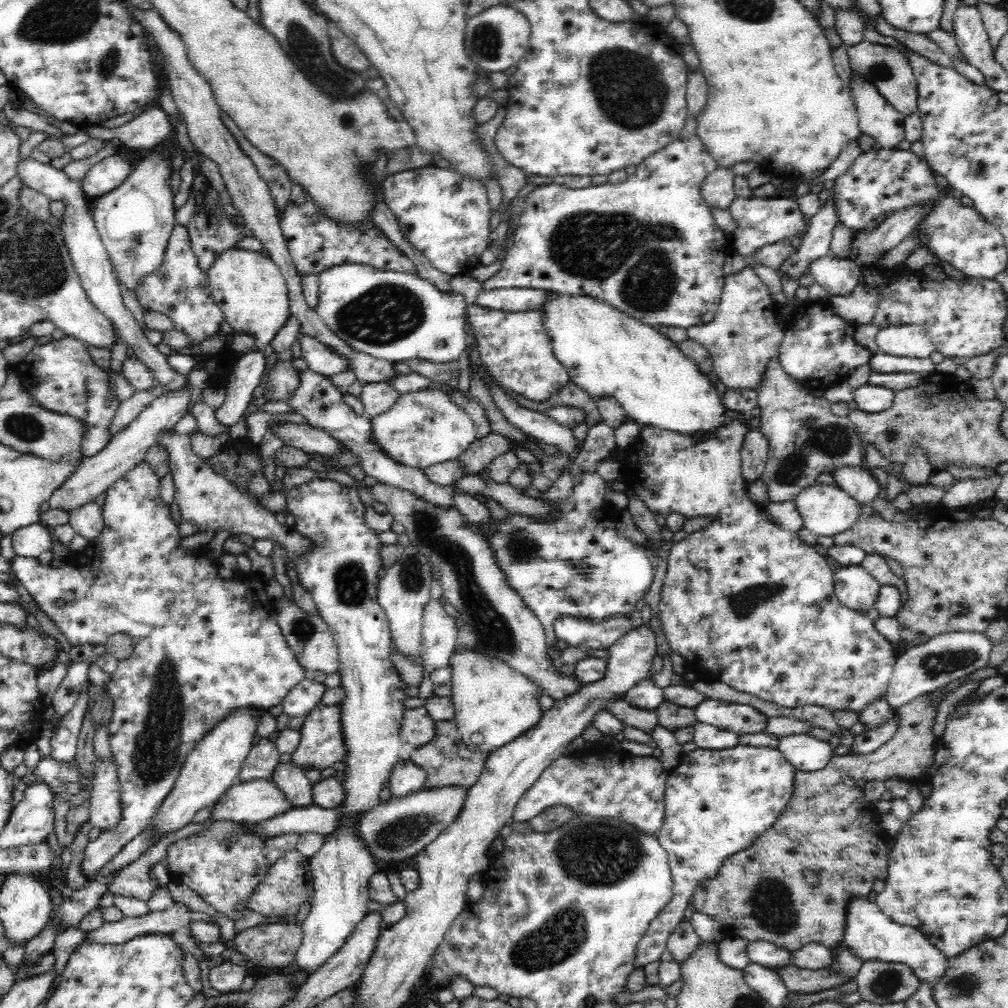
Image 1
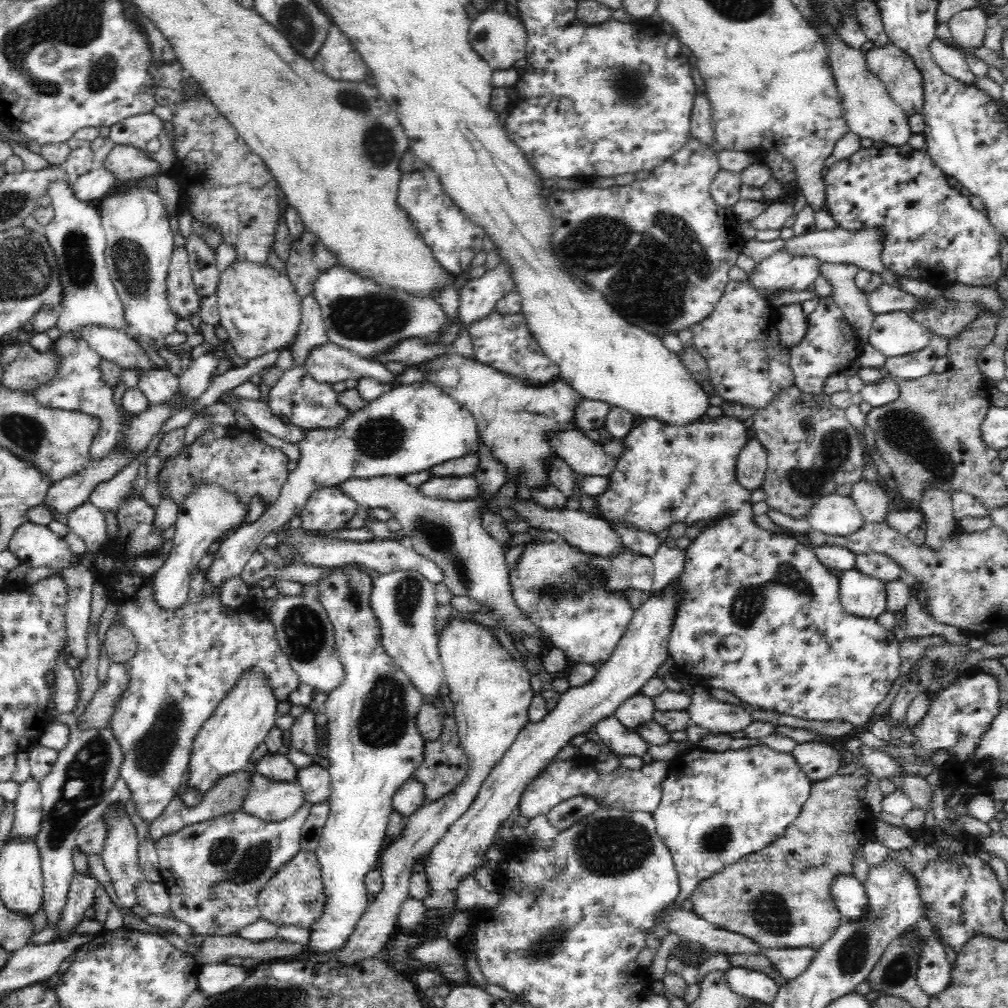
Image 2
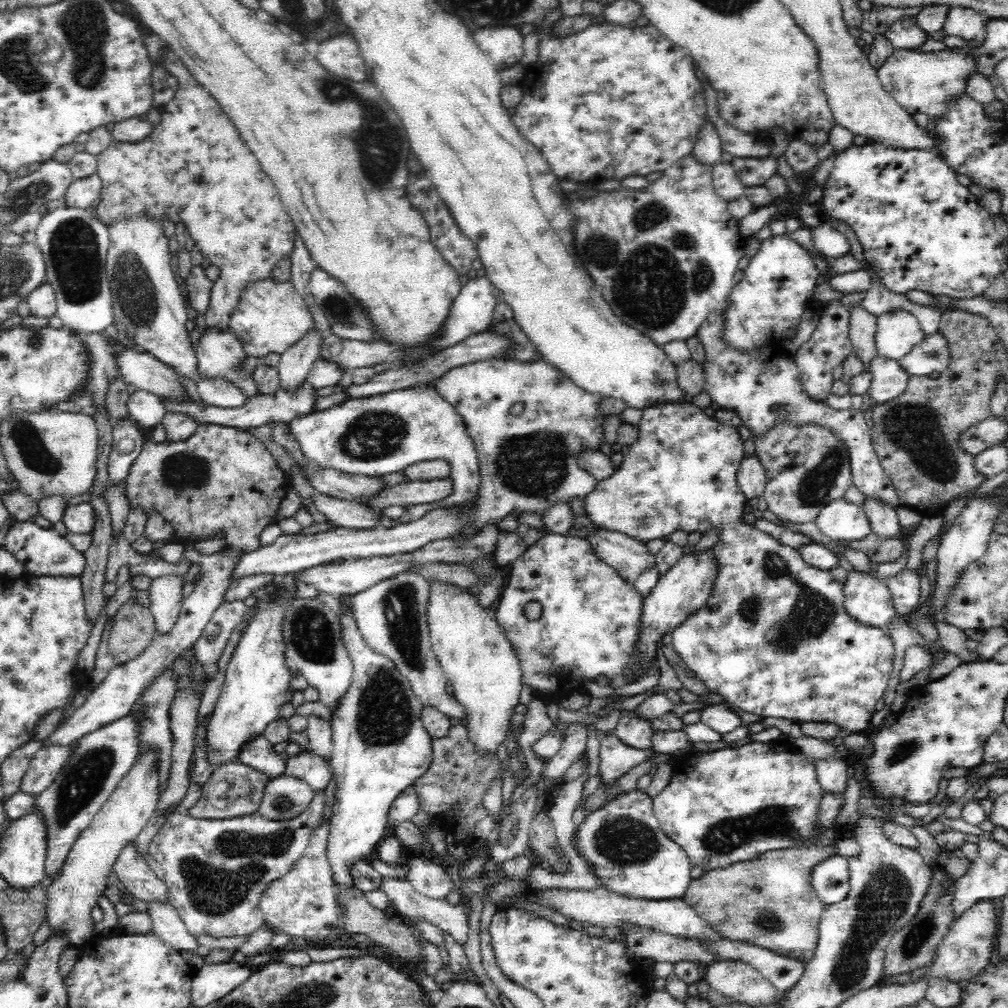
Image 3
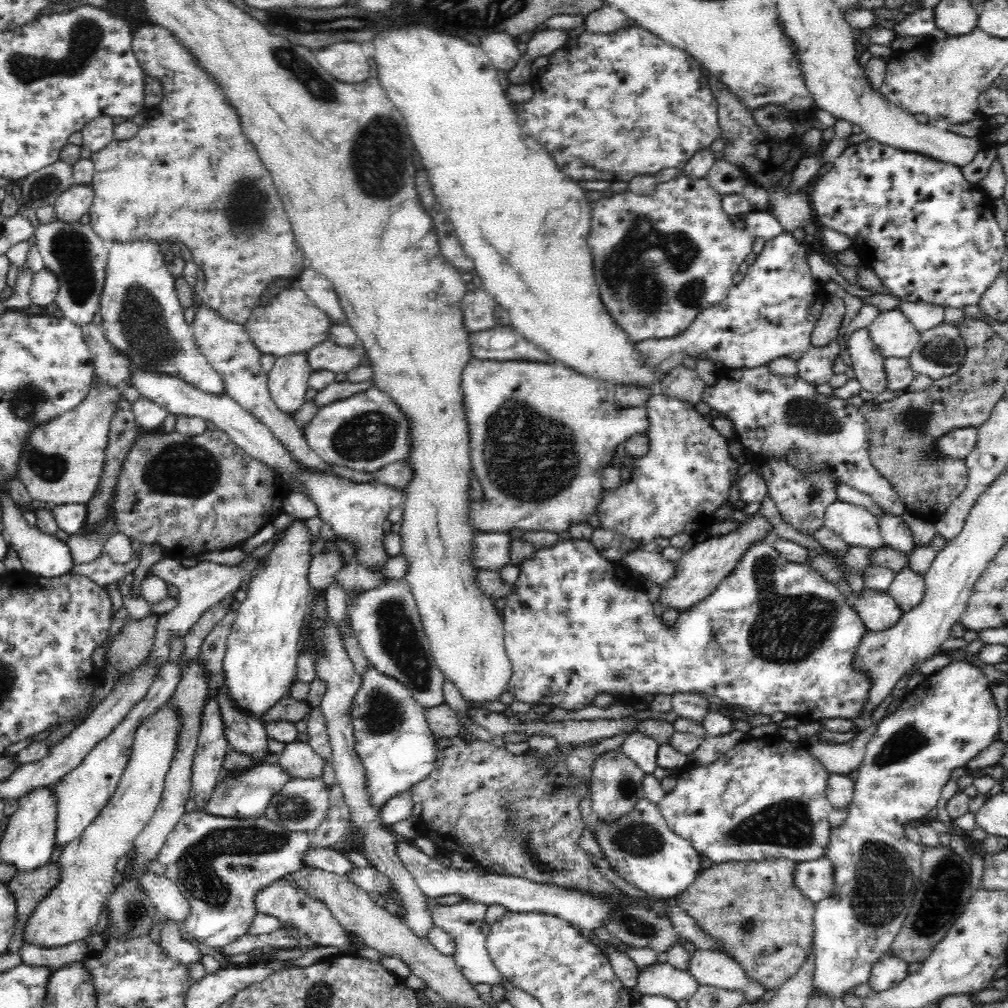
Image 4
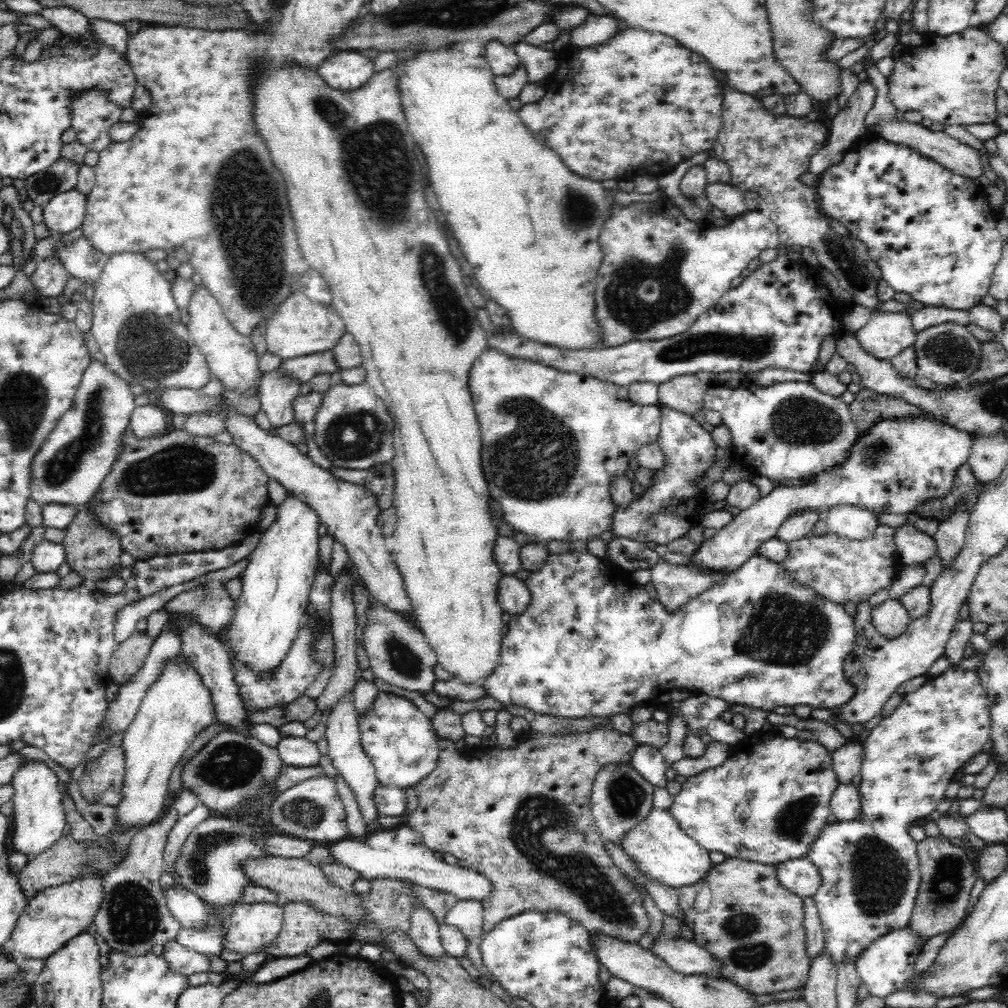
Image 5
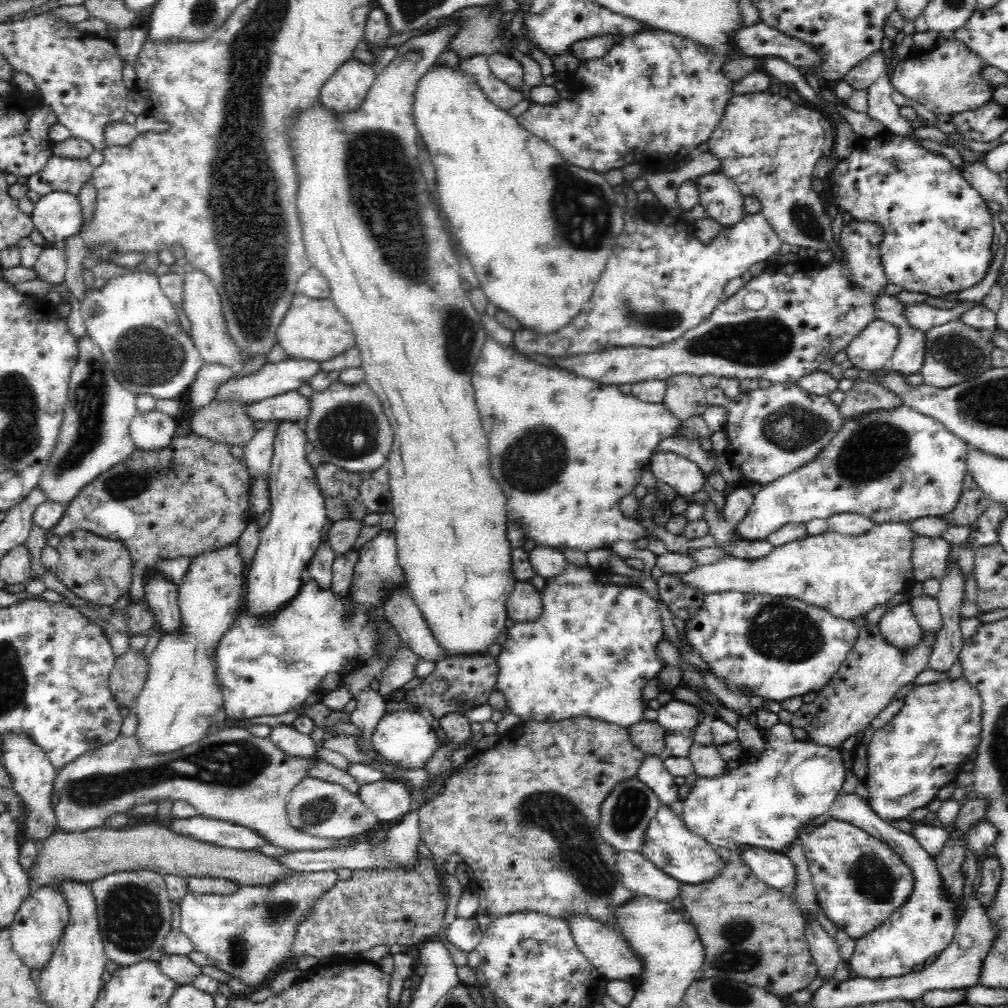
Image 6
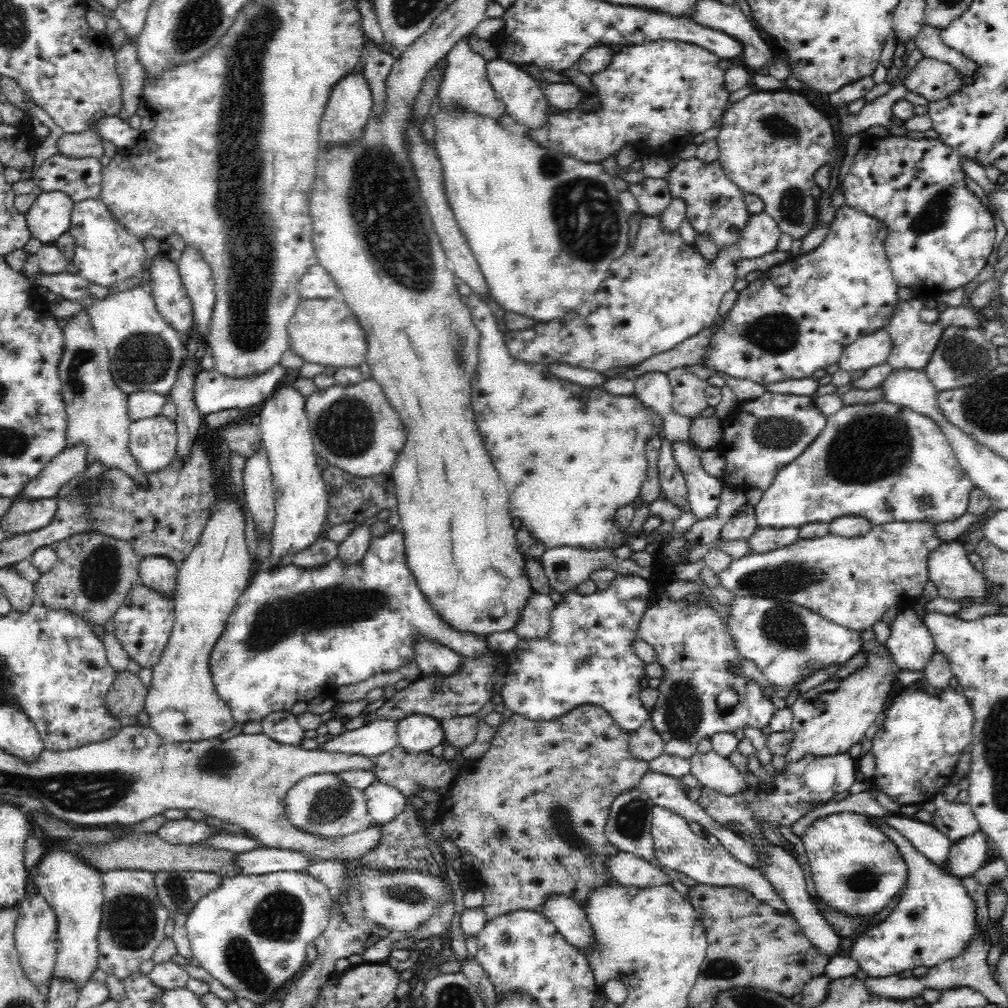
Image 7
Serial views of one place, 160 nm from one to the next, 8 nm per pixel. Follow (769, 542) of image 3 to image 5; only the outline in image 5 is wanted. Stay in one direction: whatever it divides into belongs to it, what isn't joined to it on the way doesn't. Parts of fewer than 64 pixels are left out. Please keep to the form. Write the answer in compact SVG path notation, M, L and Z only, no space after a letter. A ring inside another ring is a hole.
M658 404L662 413L662 424L659 437L656 442L660 445L665 456L665 467L655 474L654 482L651 487L646 488L640 496L635 498L629 507L617 507L613 516L613 534L618 537L629 538L638 542L656 542L656 544L670 544L677 538L686 536L687 530L700 521L695 507L702 506L707 499L700 489L696 489L694 480L700 478L700 474L704 474L708 468L712 466L714 458L717 456L718 450L712 441L709 432L704 430L700 423L692 419L691 415L668 409L664 405ZM588 552L560 554L560 556L551 554L548 564L540 572L532 573L525 582L532 594L532 601L524 614L513 616L506 625L496 666L481 682L486 697L496 699L501 704L522 706L536 714L558 718L596 716L610 719L616 714L630 716L636 706L652 700L658 700L660 705L678 705L695 695L720 698L728 703L772 711L776 706L795 707L798 704L808 704L812 709L830 710L848 702L853 696L853 687L846 681L843 673L844 661L856 642L855 621L852 616L846 613L842 605L825 600L810 588L801 588L798 584L789 582L789 577L785 576L785 571L778 563L765 560L762 556L752 555L740 569L732 571L724 584L710 588L673 613L668 613L658 600L651 599L642 585L628 580L625 571L615 567L611 562L605 563L600 556L593 556Z

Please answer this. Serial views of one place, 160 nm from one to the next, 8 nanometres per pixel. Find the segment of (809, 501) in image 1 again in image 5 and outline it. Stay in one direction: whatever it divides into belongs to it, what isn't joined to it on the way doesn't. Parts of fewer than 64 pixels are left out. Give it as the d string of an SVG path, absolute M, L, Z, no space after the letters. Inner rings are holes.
M852 505L834 507L826 517L830 533L850 540L864 540L872 536L879 524L878 517L872 512Z

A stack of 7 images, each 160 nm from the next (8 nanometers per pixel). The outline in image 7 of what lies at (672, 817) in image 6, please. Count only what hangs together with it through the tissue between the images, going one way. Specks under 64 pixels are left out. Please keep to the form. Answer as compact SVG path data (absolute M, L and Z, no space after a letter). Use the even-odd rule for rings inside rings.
M658 805L652 808L652 816L651 834L654 839L655 855L661 866L682 872L694 878L699 884L739 888L752 894L755 899L774 908L780 914L790 915L782 898L758 869L744 864L722 845L714 846L707 837L694 834L683 816Z

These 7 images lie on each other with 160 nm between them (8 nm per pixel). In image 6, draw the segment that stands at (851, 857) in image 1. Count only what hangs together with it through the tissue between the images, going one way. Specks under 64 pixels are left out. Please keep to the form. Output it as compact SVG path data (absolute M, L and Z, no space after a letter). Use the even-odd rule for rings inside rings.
M742 859L729 860L723 871L711 881L691 885L679 883L679 894L682 909L688 912L705 950L704 962L696 974L696 981L732 977L734 981L765 988L767 992L784 999L793 992L806 989L819 976L804 934L804 916L800 906L784 891L758 880Z

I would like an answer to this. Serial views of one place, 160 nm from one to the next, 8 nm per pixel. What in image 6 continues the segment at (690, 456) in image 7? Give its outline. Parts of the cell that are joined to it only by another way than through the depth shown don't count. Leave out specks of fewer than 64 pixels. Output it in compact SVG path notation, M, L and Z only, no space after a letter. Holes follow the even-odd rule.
M711 495L701 505L700 518L706 521L709 534L713 536L715 546L724 553L724 557L755 560L772 553L773 547L764 540L743 540L738 538L735 527L728 524L719 512Z

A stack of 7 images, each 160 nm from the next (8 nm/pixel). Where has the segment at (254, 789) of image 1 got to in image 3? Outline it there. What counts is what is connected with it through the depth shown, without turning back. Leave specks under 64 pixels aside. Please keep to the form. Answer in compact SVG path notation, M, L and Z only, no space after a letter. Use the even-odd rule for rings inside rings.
M282 774L266 785L259 813L268 820L296 818L307 811L316 793L305 780Z

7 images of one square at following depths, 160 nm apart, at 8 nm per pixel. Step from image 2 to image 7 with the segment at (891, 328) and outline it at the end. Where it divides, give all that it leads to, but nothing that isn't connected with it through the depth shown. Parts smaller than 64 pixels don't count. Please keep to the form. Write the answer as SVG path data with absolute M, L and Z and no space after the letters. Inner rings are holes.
M886 329L863 336L855 340L837 361L838 368L842 370L868 370L877 364L886 362L892 349L890 335Z

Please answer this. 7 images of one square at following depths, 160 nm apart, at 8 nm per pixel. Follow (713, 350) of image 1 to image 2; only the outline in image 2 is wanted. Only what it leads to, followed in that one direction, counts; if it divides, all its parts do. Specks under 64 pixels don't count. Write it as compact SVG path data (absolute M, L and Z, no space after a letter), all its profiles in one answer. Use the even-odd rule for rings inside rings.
M730 280L724 294L708 317L690 328L695 349L704 357L708 365L708 382L716 395L724 401L740 403L750 407L754 413L766 408L784 389L795 384L795 376L790 368L790 348L782 347L776 325L776 309L770 302L764 301L758 291L748 281Z

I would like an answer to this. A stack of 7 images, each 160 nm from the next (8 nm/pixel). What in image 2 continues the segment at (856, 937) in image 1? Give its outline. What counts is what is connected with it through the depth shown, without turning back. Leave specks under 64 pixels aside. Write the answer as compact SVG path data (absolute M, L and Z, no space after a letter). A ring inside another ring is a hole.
M836 874L830 884L830 897L843 920L852 920L864 914L866 891L853 874ZM926 917L920 918L909 930L917 930L917 934L925 940L919 956L916 978L919 990L924 991L929 997L939 995L950 986L953 969L946 959L944 948L934 936L932 925Z

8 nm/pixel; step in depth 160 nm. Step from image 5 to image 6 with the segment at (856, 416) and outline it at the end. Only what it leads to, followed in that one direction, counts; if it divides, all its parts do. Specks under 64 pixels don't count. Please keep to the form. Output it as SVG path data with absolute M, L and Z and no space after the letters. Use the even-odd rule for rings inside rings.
M858 381L845 392L845 397L838 406L841 416L860 416L870 410L896 408L902 405L902 399L894 394L882 381Z

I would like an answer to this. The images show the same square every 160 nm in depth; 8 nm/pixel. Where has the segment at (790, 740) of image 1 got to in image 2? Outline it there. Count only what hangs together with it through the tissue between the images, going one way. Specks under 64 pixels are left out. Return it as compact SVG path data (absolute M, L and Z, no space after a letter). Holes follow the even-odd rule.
M806 741L798 743L791 753L813 783L834 776L842 767L842 752L833 749L831 744Z

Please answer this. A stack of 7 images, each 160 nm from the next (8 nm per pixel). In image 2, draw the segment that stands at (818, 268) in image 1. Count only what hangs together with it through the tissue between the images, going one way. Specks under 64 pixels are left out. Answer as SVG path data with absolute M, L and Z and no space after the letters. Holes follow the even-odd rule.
M821 263L821 275L833 288L831 297L845 316L848 327L859 345L869 343L869 334L876 314L870 310L868 296L856 288L854 276L859 268L855 264Z

